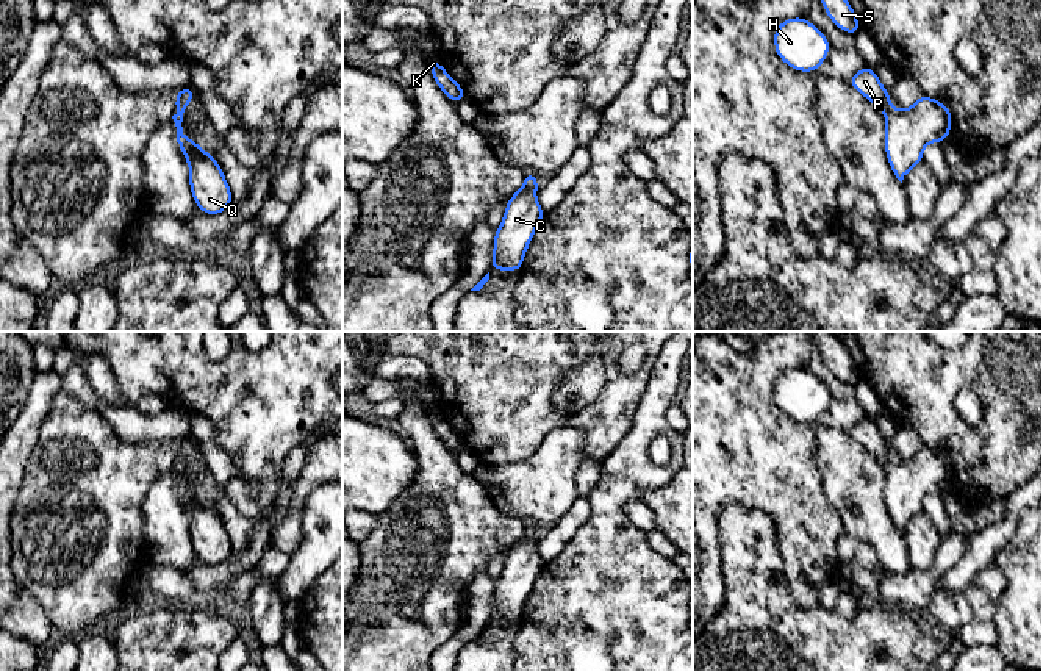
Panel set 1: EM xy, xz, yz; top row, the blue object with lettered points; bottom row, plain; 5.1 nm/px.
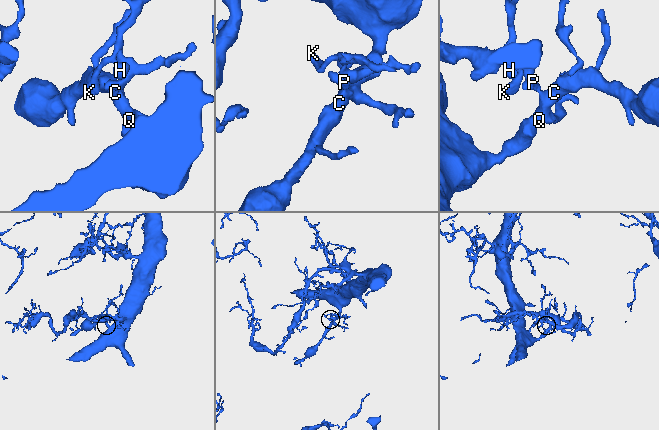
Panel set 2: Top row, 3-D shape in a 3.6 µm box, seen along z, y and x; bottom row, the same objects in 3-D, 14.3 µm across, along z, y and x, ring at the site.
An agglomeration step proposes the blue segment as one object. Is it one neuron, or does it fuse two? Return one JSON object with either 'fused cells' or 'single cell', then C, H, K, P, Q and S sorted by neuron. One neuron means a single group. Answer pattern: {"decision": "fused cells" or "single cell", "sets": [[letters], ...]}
{"decision": "single cell", "sets": [["C", "H", "K", "P", "Q", "S"]]}

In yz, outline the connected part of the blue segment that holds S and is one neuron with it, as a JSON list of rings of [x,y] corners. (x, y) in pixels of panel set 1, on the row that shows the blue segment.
[[[821,0],[830,20],[843,31],[855,36],[862,27],[858,17],[851,8],[849,0]]]

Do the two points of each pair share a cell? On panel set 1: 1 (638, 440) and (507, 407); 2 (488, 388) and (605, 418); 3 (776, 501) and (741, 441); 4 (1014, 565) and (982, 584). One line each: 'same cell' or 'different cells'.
1: different cells
2: same cell
3: same cell
4: different cells

